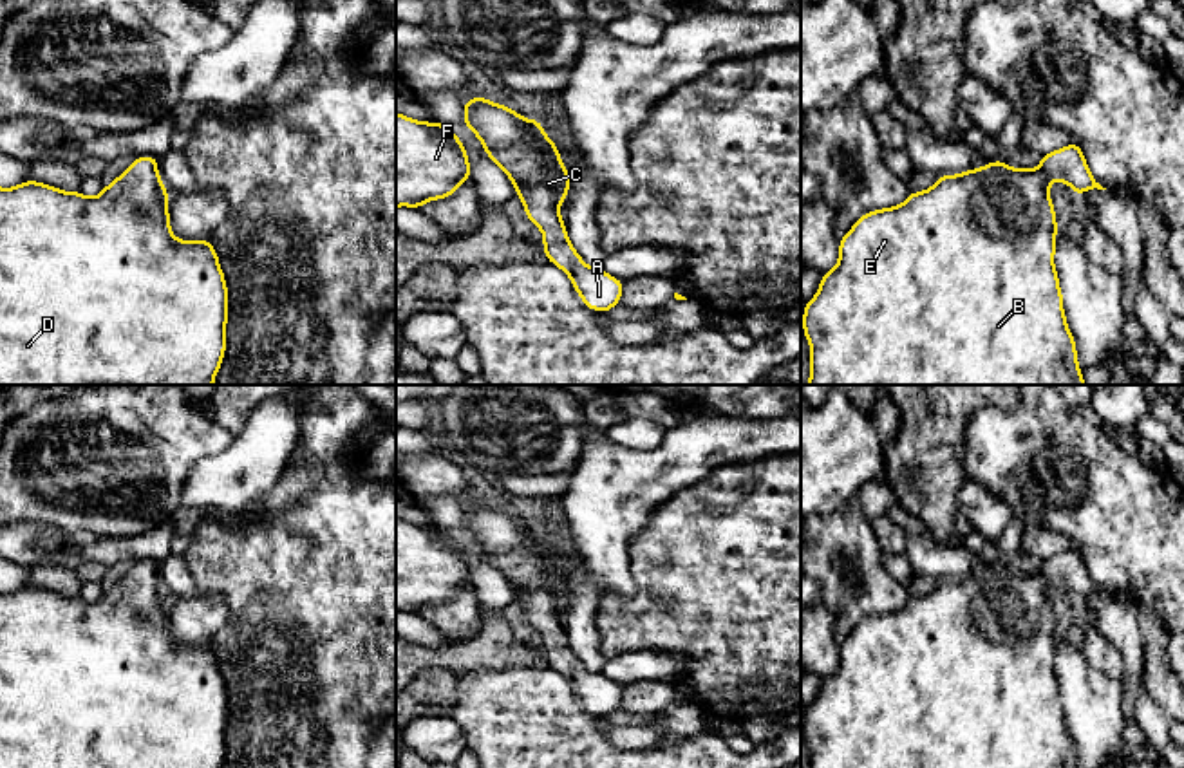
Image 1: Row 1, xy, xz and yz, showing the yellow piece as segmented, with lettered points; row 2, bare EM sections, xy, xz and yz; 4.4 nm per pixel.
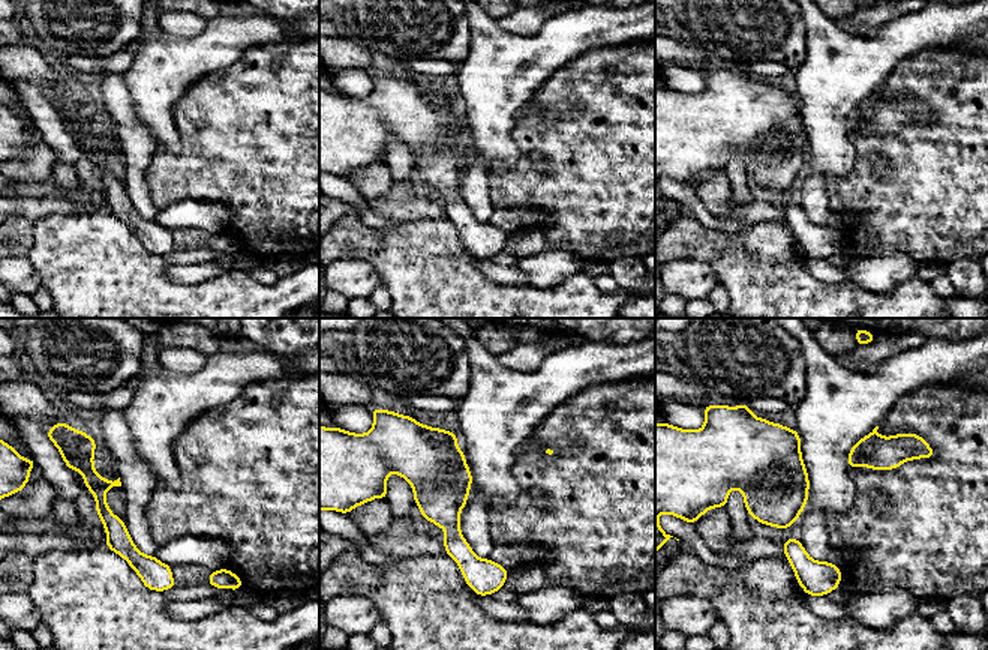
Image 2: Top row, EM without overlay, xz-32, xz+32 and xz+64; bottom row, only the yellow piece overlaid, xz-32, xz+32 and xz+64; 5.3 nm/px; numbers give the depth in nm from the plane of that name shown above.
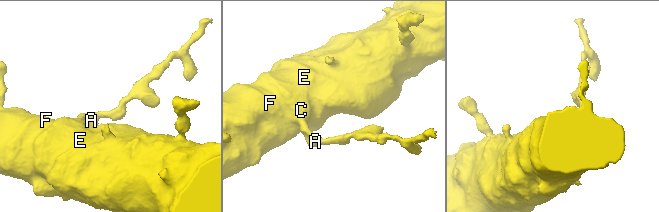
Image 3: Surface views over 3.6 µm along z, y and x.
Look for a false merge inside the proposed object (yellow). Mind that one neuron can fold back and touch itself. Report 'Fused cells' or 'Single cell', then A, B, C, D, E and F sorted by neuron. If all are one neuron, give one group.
Single cell. Groups: A B C D E F

